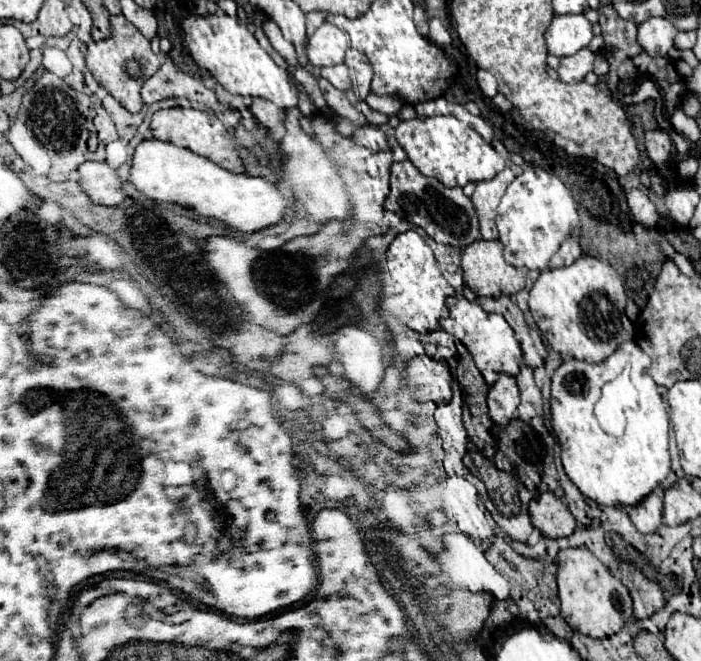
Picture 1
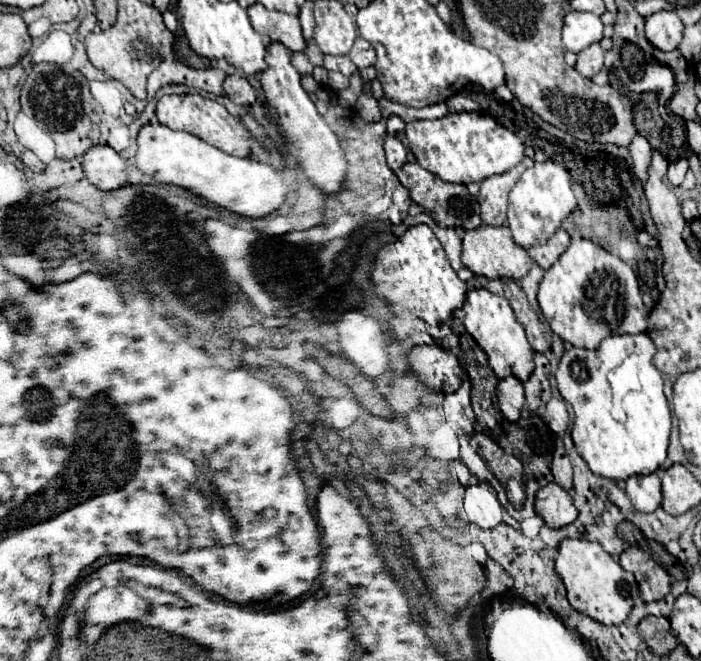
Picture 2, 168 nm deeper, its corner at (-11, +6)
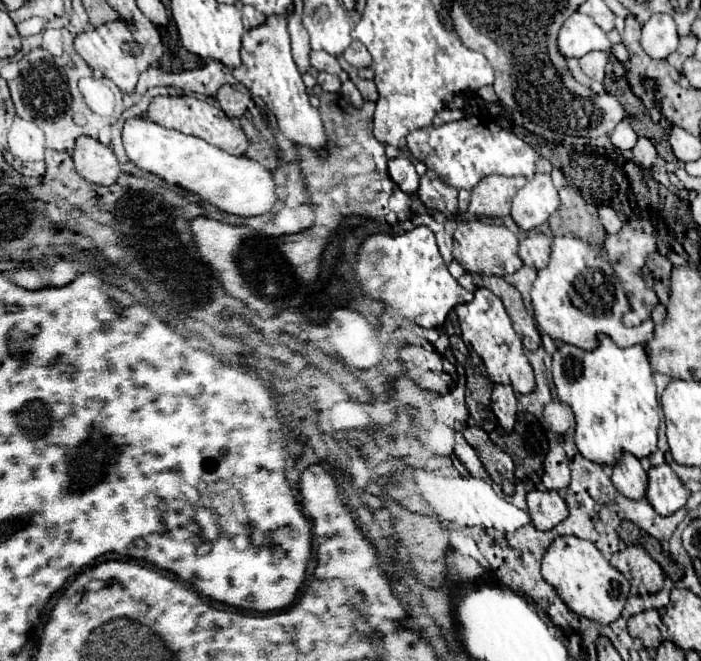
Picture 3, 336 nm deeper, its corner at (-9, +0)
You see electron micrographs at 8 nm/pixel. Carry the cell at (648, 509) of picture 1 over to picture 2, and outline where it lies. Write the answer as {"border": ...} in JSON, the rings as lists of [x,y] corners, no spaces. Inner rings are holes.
{"border":[[[656,473],[630,477],[626,481],[626,493],[634,507],[644,513],[652,513],[662,505],[662,483]]]}

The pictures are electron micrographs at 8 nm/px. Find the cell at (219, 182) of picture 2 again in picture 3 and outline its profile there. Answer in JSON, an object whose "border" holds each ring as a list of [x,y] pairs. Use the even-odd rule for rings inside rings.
{"border":[[[134,117],[126,119],[122,127],[122,143],[130,161],[140,169],[162,177],[170,185],[180,185],[182,189],[200,195],[200,199],[208,201],[220,211],[256,217],[268,213],[276,203],[276,185],[266,167],[254,159],[248,159],[246,155],[230,155],[200,137],[166,129],[146,117]]]}

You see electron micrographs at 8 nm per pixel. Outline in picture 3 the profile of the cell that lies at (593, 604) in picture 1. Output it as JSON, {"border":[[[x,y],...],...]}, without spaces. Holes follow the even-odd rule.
{"border":[[[574,535],[554,539],[542,559],[542,577],[556,589],[556,593],[574,613],[594,619],[602,625],[608,625],[622,615],[630,591],[626,577],[602,557],[596,545]]]}

